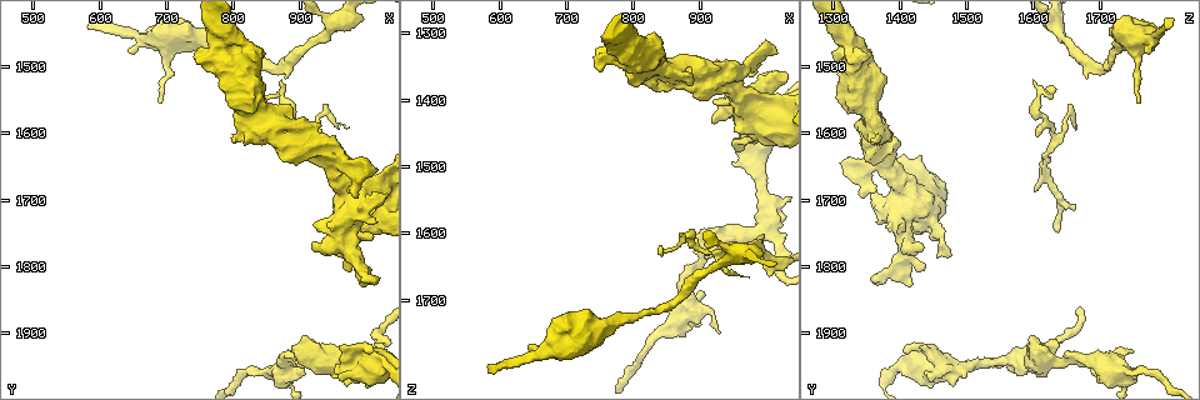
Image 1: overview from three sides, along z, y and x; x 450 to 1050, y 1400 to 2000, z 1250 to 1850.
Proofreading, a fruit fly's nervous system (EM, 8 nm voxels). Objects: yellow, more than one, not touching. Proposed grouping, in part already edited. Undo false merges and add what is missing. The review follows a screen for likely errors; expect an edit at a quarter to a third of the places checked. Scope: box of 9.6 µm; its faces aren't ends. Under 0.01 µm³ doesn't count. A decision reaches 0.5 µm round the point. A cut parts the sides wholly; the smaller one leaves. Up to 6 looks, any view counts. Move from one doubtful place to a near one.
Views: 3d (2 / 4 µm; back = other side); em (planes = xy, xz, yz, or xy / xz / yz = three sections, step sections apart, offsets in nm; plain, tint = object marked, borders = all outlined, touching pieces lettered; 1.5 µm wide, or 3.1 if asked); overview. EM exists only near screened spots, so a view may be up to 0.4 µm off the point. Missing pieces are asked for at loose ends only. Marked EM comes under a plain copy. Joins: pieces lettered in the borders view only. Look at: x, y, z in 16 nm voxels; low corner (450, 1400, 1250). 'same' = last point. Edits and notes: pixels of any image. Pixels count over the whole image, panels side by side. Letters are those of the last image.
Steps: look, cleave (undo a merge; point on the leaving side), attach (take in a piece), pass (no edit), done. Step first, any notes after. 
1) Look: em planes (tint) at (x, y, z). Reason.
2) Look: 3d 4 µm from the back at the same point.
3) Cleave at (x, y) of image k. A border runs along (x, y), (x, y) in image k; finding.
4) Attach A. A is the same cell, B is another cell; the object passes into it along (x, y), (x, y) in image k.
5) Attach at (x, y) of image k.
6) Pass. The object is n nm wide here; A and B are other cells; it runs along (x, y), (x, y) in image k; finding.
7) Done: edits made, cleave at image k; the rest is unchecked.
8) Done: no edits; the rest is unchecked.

Look: 3d 4 µm at (690, 1550, 1760). Branch stops here.

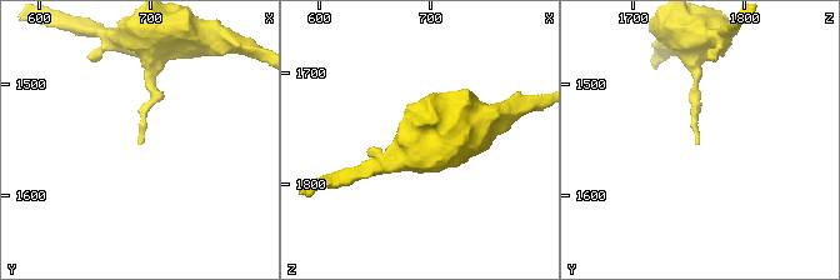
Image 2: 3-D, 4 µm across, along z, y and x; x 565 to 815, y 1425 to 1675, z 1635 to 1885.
Look: em xz step 8 (borders) at (688, 1554, 1758).

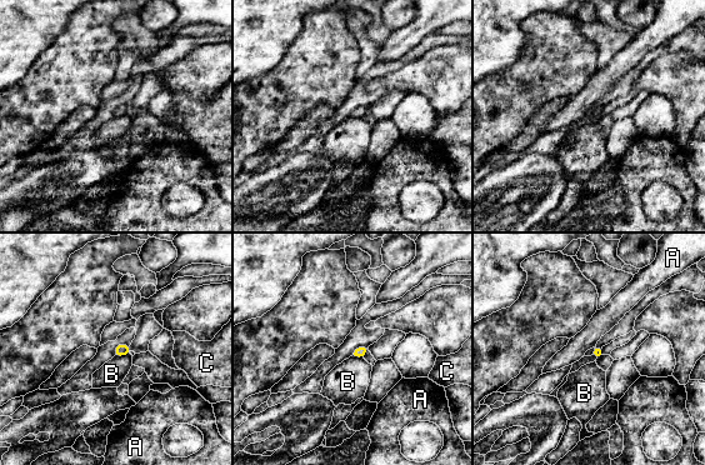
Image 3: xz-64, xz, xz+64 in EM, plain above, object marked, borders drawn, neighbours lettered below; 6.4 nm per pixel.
Look: em planes (borders) at the same point.

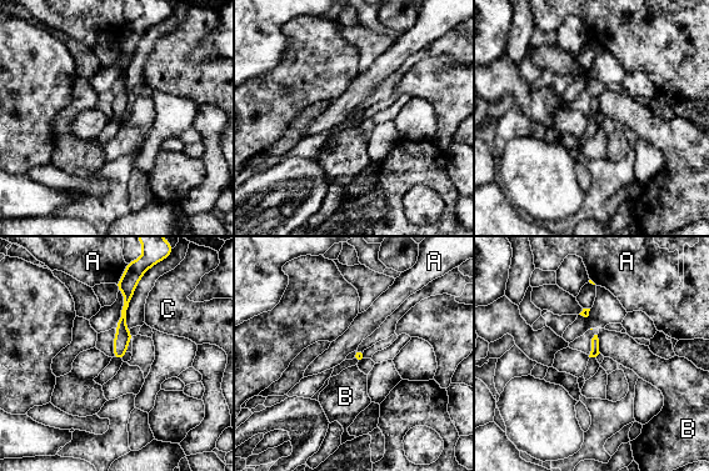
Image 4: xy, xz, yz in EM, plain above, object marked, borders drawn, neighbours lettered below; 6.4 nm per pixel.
Pass. A, B and C are other cells; a border runs along (125, 270), (124, 275), (115, 284) in image 4; no lettered piece goes on from it.

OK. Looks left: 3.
Look: em planes (borders) at (920, 1735, 1395). Free end.

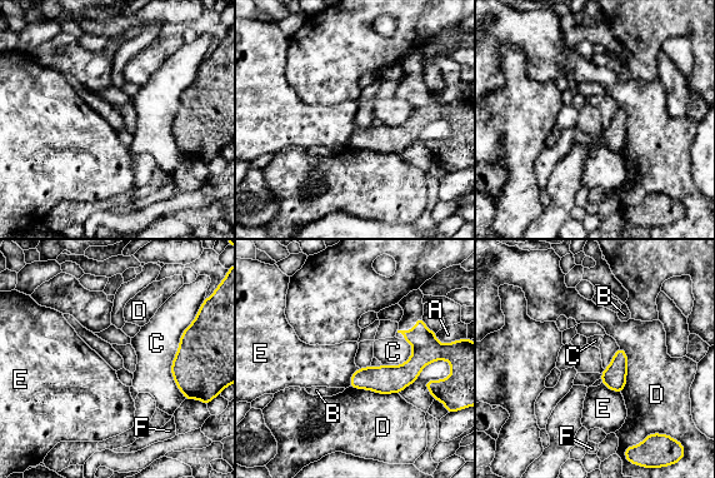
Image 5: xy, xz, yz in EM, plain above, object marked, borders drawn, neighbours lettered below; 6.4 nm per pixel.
Pass. The longest contact is with C, 440 nm; A, B, C, D, E and F are other cells; none of them fits.

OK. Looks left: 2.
Look: 3d 4 µm at (835, 1530, 1620). An open end.

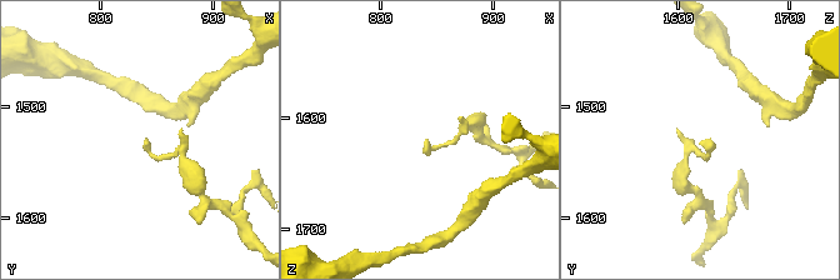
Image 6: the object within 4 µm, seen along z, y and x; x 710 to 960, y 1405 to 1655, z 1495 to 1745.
Look: em planes (borders) at (838, 1530, 1624). Now the EM.

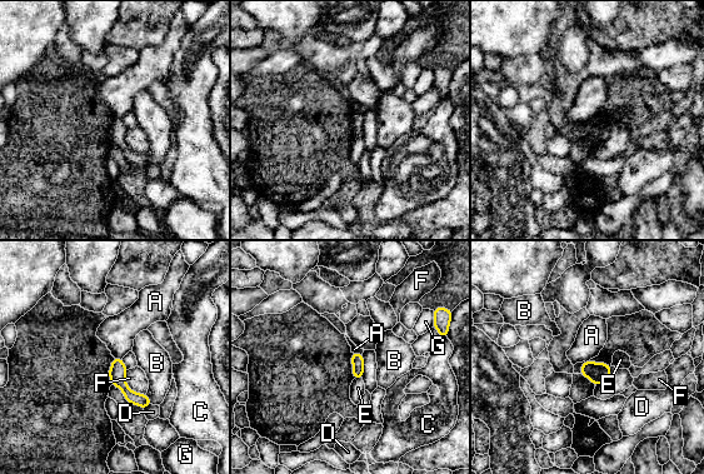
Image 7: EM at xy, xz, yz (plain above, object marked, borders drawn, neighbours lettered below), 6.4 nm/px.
Pass. The longest contact is with F, 200 nm; A, B, C, D, E, F and G are other cells; a border runs along (353, 352), (362, 354) in image 7; none of them fits.

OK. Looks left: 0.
Done: no edits; the rest is unchecked.

